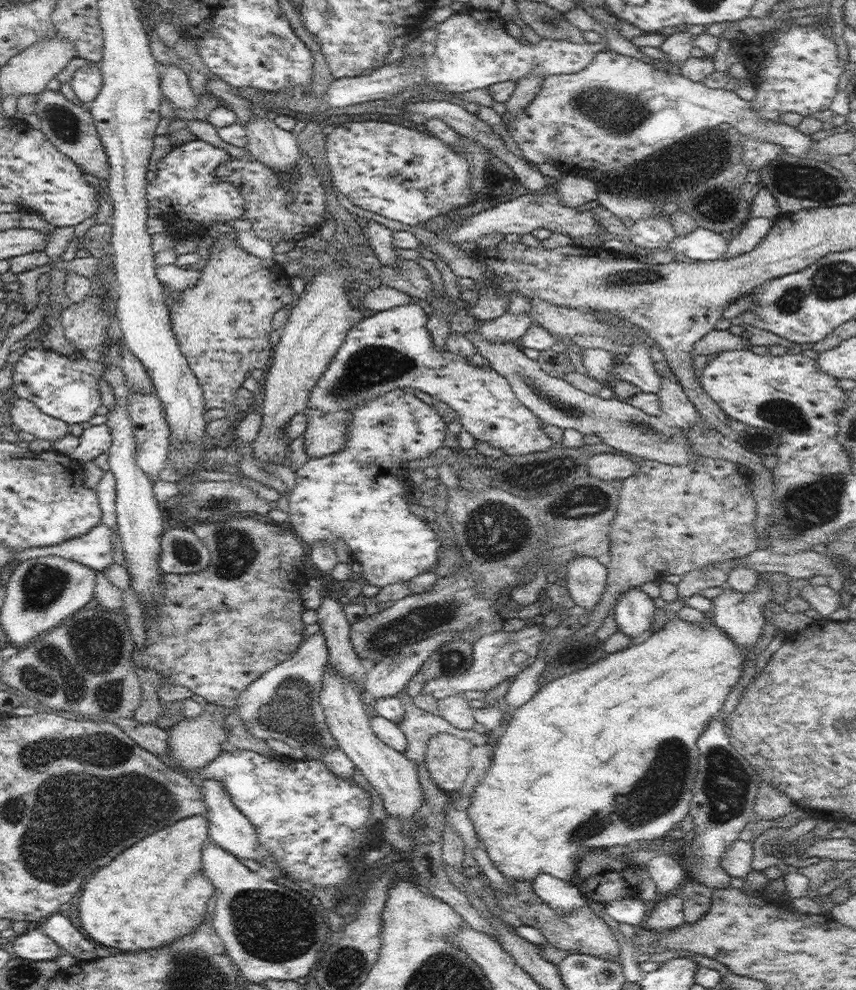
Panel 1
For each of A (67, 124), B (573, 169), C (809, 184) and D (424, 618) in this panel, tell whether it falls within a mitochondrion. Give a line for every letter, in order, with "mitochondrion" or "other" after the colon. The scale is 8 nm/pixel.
A: mitochondrion
B: other
C: mitochondrion
D: mitochondrion

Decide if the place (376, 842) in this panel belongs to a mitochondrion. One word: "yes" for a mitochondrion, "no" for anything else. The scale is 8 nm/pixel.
no

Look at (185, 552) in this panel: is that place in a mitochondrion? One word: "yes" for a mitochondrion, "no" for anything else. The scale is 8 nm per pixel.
yes

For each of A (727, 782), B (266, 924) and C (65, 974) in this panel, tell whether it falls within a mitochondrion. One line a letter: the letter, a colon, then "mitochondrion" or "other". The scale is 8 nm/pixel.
A: mitochondrion
B: mitochondrion
C: other

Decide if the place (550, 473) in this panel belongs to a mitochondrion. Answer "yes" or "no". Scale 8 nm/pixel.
yes

